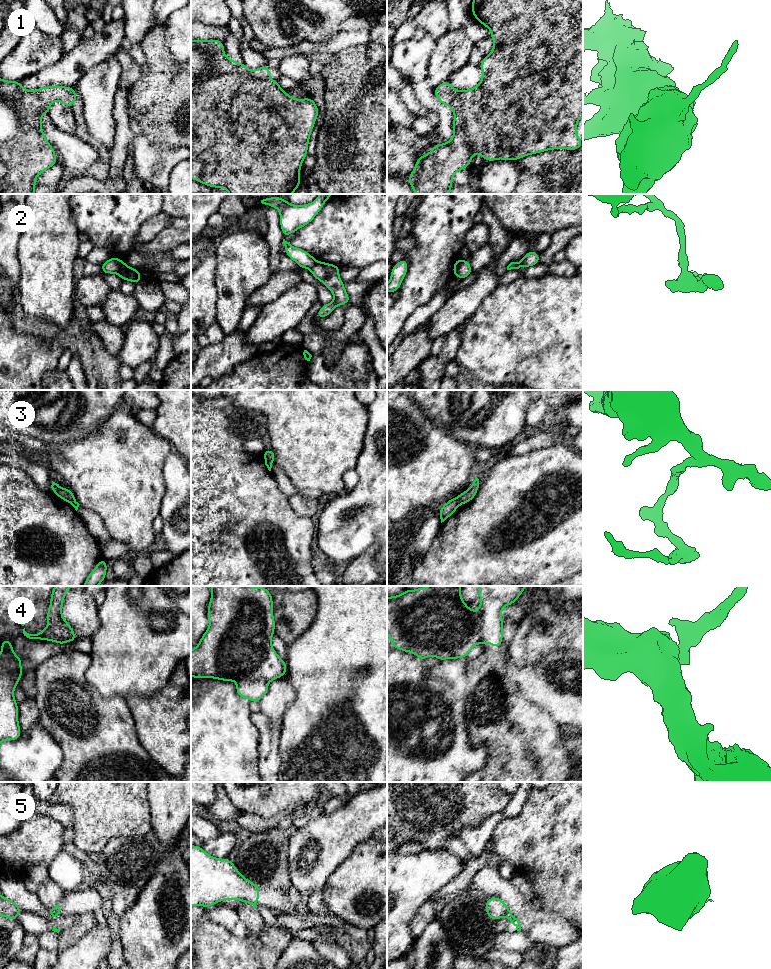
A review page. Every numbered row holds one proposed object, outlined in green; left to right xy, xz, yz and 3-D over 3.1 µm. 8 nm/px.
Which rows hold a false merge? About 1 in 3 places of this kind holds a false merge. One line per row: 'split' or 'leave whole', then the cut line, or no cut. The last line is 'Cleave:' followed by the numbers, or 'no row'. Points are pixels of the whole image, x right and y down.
1: leave whole | no cut
2: split | xy (122, 261), (117, 273)
3: split | xz (265, 457), (272, 461)
4: split | yz (477, 612), (480, 618), (481, 643)
5: split | yz (508, 909), (504, 916)
Cleave: 2, 3, 4, 5

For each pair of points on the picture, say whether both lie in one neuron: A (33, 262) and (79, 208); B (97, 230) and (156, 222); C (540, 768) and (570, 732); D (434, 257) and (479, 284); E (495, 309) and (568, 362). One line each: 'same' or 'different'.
A: different
B: different
C: different
D: different
E: same

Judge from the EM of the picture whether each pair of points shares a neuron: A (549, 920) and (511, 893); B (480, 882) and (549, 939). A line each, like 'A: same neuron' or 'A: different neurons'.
A: same neuron
B: same neuron

